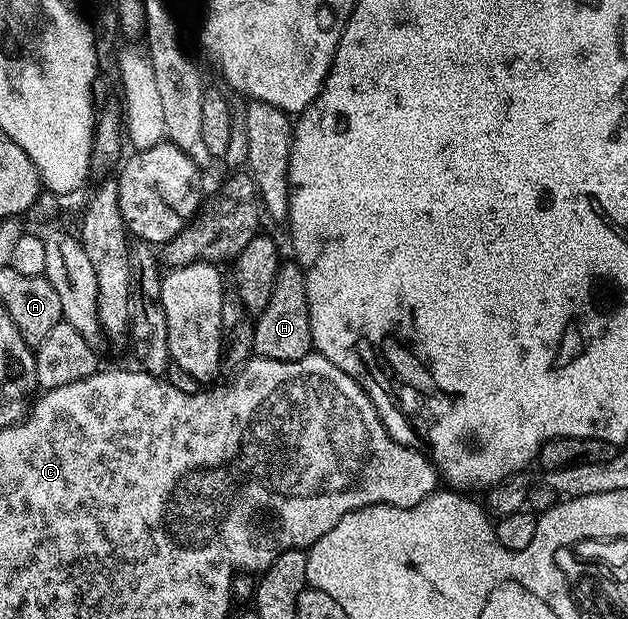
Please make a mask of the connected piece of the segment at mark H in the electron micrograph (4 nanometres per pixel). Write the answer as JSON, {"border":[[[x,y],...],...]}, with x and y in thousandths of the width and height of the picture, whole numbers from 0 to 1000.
{"border":[[[444,425],[439,456],[433,462],[433,481],[427,481],[427,494],[420,494],[420,501],[403,519],[403,574],[419,582],[471,585],[497,569],[487,443],[473,425],[460,425]]]}

